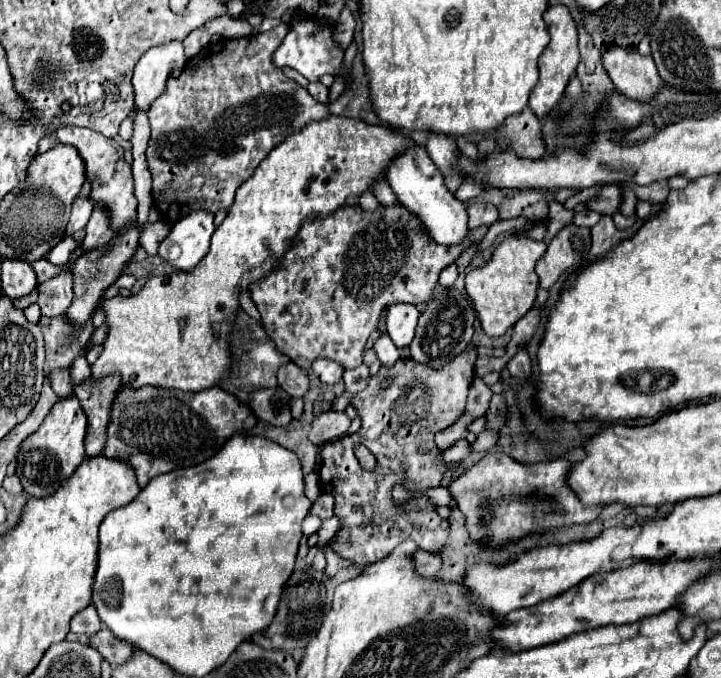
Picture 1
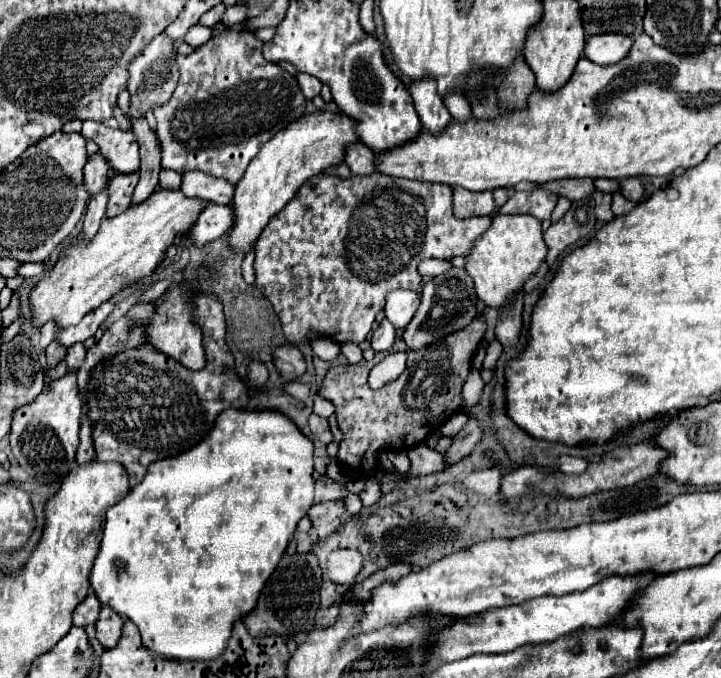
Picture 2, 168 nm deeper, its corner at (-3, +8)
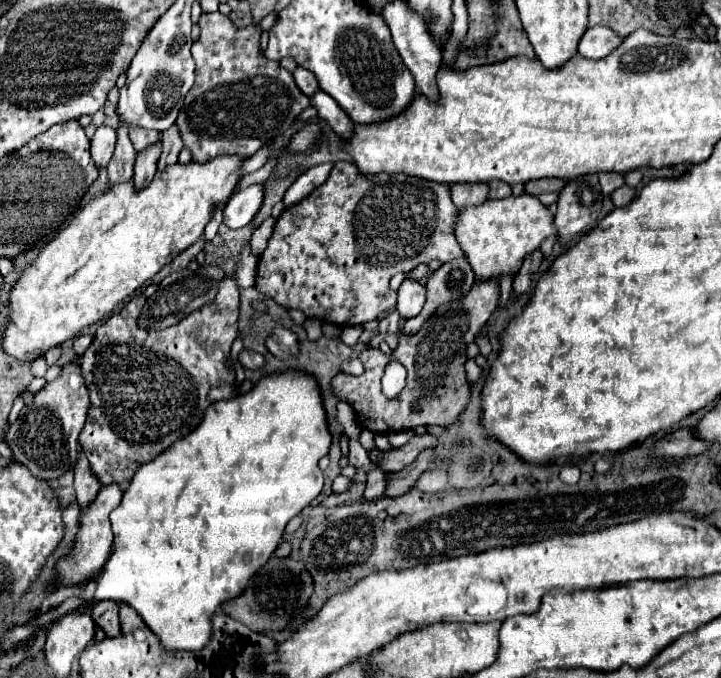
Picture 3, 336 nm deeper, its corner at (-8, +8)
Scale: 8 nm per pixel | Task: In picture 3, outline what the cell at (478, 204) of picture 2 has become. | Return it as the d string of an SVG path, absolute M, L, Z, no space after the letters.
M487 183L451 185L451 195L453 195L453 203L455 203L457 209L481 205L481 203L485 203L489 199L489 185Z

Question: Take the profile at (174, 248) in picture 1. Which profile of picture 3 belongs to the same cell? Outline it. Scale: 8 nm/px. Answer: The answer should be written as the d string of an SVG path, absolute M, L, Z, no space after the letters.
M251 185L251 187L259 187L259 195L255 195L249 187L247 189L241 189L239 193L235 193L227 207L223 209L223 223L231 229L239 229L239 227L245 227L249 223L249 219L255 217L255 213L259 211L261 207L261 201L263 201L263 189L261 185Z

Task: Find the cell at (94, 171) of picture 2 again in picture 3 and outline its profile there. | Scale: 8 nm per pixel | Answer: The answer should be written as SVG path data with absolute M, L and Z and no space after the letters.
M101 125L91 139L91 159L93 159L93 163L99 169L105 167L113 157L113 149L115 149L115 129Z

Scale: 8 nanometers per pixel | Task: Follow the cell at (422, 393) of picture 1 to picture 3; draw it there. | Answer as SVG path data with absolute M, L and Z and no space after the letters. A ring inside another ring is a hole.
M477 281L473 289L461 301L453 305L443 305L437 313L423 325L423 329L415 335L401 335L399 345L393 355L385 355L379 349L363 349L359 359L365 365L363 375L351 377L339 373L331 381L333 395L341 401L349 403L355 411L355 417L363 429L373 433L391 433L391 431L405 431L415 427L429 427L441 423L449 427L459 419L471 399L471 385L465 377L465 349L467 339L479 335L485 327L489 317L495 313L499 303L499 285L497 281ZM397 359L407 369L407 385L395 399L385 399L381 393L381 377L389 361Z

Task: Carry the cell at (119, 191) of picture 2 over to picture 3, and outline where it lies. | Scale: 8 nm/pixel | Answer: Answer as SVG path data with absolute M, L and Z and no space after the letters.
M159 143L153 145L153 147L149 147L149 149L145 149L145 151L141 151L141 153L137 153L135 175L133 175L133 185L135 185L135 189L143 189L143 187L151 181L151 177L153 177L155 171L157 171L159 153L161 153Z

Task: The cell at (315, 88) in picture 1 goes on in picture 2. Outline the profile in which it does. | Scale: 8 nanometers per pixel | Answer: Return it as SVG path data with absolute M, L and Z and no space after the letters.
M298 73L296 79L298 79L298 85L300 85L300 89L302 89L302 93L304 93L306 99L316 97L320 93L320 89L322 89L322 83L316 77L308 75L308 73Z

